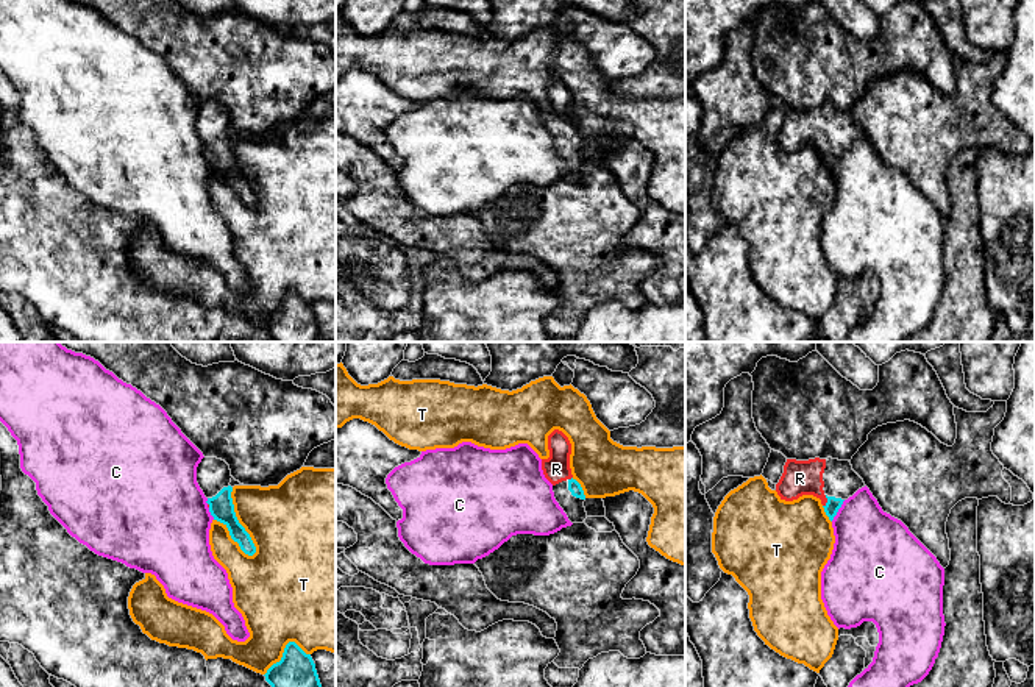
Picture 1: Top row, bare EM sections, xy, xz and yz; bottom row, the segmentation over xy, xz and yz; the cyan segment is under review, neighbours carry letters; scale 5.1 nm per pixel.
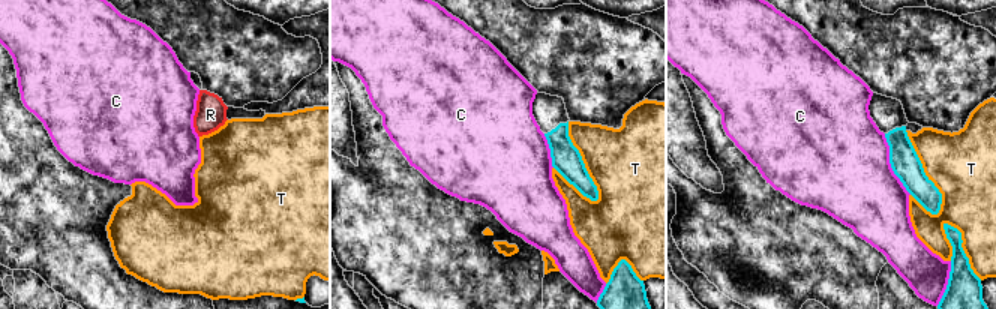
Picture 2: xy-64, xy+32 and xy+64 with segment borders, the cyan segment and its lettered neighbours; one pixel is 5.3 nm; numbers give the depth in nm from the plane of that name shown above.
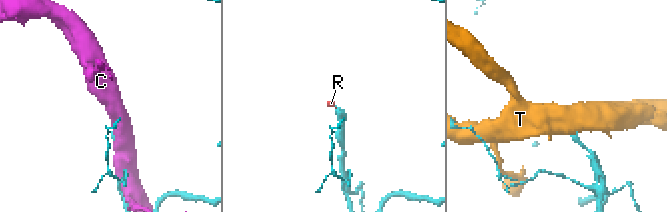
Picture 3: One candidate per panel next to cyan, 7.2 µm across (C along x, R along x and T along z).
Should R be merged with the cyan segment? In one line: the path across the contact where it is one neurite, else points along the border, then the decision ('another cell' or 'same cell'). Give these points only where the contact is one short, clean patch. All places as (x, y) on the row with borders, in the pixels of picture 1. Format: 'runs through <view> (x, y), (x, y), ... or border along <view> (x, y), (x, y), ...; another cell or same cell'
runs through yz (832, 505), (828, 501), (804, 478), (800, 478); same cell

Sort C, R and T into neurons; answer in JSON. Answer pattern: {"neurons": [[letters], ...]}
{"neurons": [["C"], ["R"], ["T"]]}

